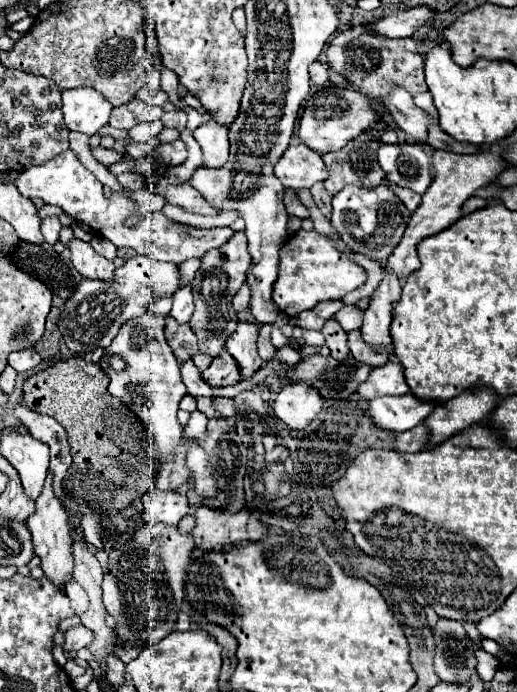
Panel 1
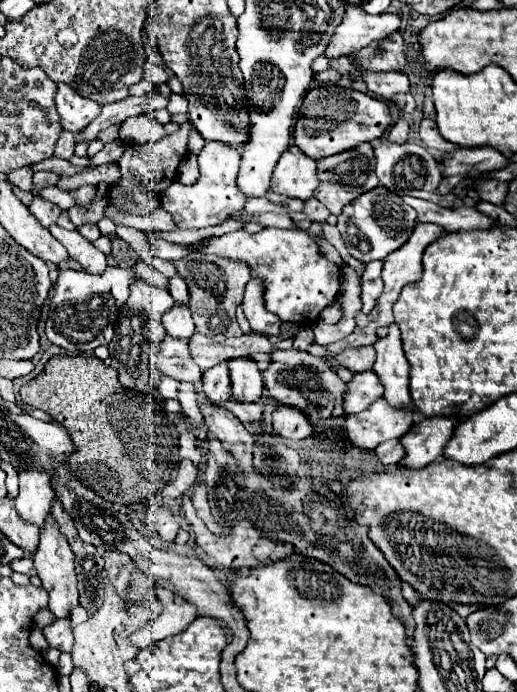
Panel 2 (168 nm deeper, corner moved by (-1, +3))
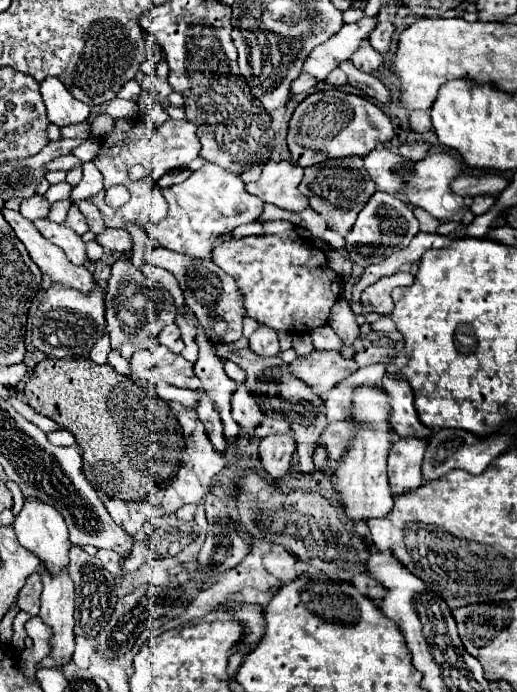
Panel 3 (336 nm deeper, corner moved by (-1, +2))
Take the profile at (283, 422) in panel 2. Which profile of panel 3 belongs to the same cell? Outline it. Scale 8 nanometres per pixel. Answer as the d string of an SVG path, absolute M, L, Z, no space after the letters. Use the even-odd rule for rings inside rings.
M292 432L270 434L268 438L260 440L260 460L272 478L280 478L290 470L294 454L296 442L292 438Z

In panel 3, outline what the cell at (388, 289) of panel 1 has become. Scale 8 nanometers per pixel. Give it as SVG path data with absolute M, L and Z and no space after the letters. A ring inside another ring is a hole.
M384 376L382 384L380 384L390 400L390 408L392 408L392 428L402 436L416 436L416 438L428 438L432 434L432 430L428 426L424 426L420 422L420 418L416 416L416 408L414 408L414 392L408 386L406 378L392 378L392 376Z

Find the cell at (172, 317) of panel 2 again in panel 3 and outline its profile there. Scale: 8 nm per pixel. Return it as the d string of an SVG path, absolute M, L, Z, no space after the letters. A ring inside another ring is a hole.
M170 324L166 326L162 332L160 332L160 344L168 346L172 352L180 354L184 350L184 342L182 342L182 334L180 334L180 328L176 324Z

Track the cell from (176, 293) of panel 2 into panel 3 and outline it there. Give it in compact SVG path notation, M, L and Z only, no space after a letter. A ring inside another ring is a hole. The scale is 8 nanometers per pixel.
M182 306L182 316L188 322L194 322L194 326L196 326L196 344L200 348L200 354L194 364L194 372L202 382L202 390L206 390L208 396L214 400L214 406L220 412L220 418L224 422L224 436L230 442L230 448L236 450L234 446L236 446L240 426L230 414L230 396L238 384L226 376L226 372L222 368L224 364L220 362L220 358L216 358L214 342L208 340L198 318L192 314L192 310L188 310L188 306Z

